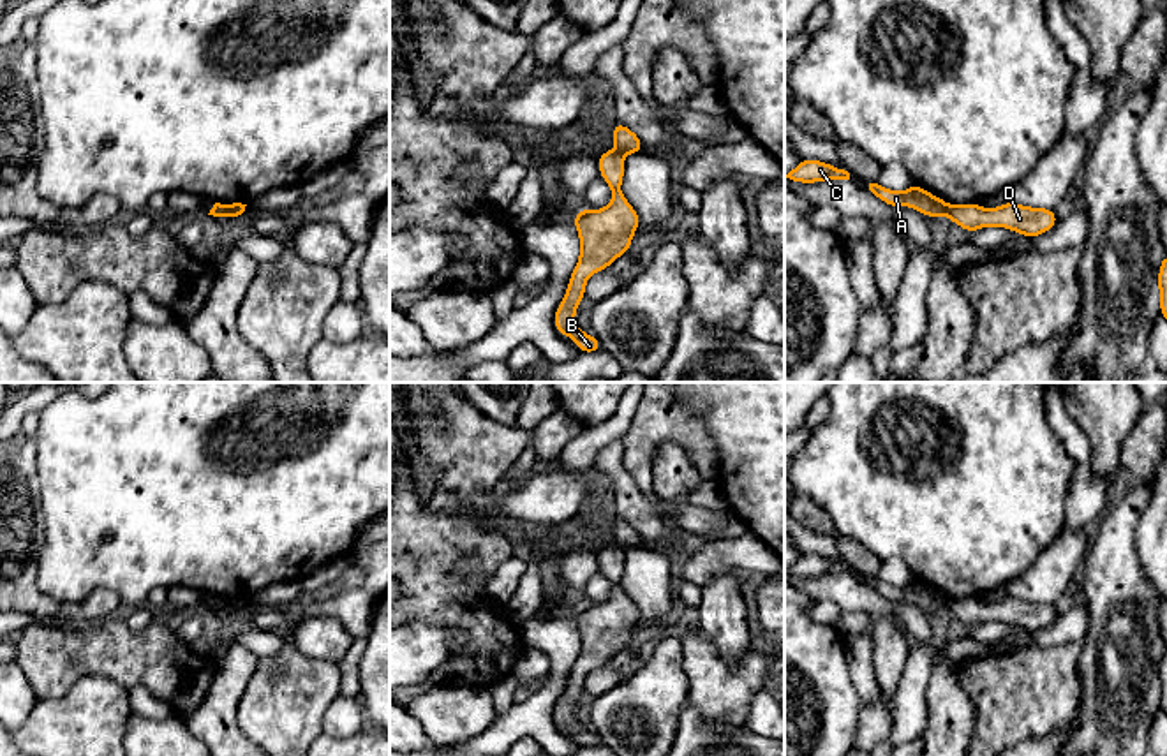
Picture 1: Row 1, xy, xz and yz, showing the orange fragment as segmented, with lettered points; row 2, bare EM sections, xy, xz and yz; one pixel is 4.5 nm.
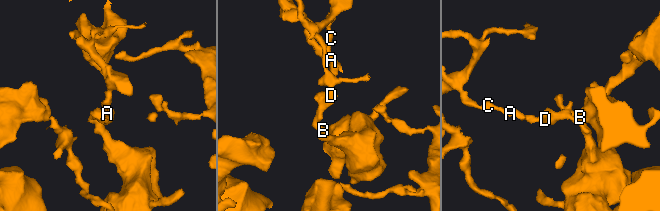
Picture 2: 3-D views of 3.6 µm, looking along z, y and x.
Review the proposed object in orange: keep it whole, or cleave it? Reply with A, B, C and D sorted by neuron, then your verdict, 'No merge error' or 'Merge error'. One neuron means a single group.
Groups: A C / B D. Merge error

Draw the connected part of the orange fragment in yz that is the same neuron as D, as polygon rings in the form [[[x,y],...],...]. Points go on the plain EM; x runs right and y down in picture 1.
[[[1010,596],[994,604],[982,603],[978,597],[948,599],[947,611],[966,627],[996,620],[1029,633],[1051,626],[1058,617],[1054,604],[1031,603]]]

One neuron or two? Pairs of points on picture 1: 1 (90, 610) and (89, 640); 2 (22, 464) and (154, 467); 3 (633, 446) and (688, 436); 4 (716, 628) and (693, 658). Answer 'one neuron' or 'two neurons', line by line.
1: two neurons
2: two neurons
3: one neuron
4: two neurons

